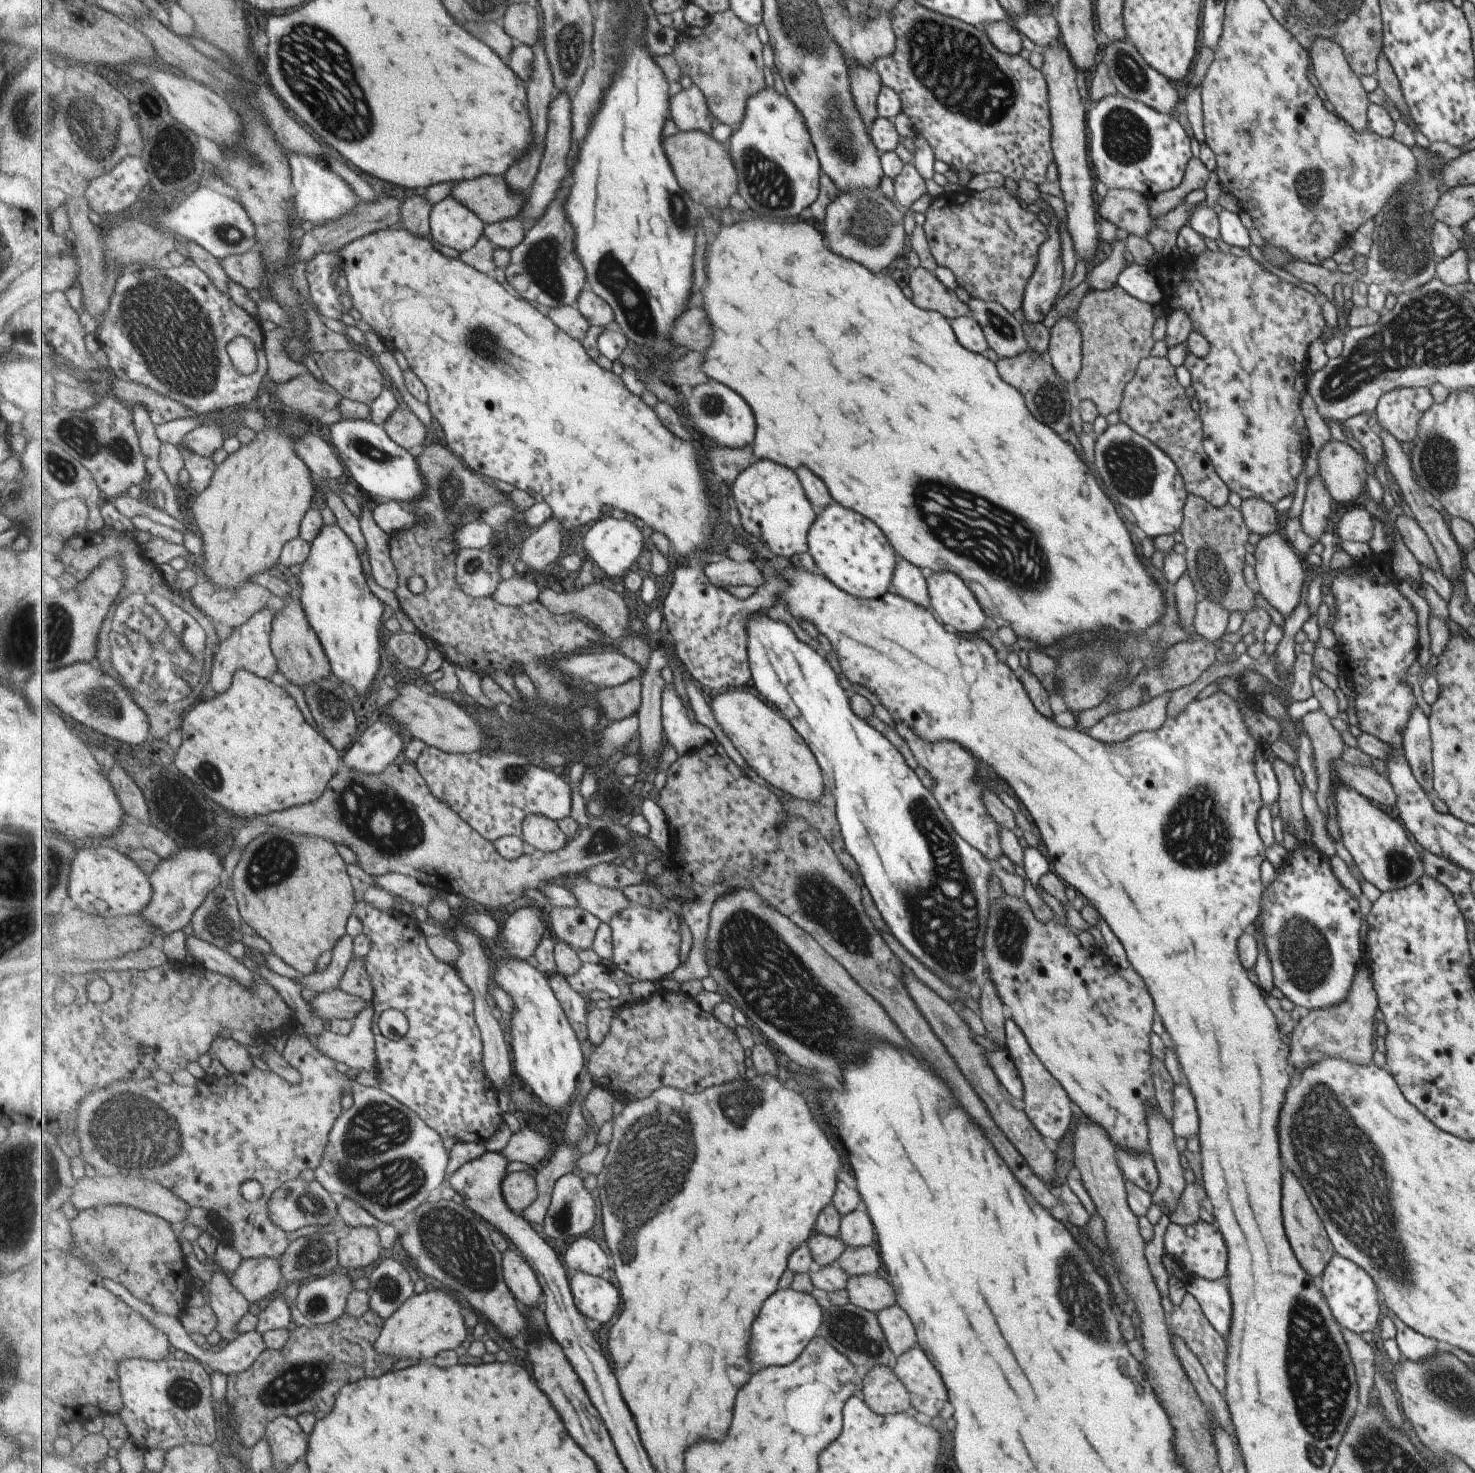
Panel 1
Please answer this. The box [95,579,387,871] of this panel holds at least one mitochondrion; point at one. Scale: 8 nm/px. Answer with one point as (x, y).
(147, 665)

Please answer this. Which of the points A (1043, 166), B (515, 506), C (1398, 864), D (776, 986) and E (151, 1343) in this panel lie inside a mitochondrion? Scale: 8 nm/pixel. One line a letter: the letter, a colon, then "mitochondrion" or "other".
A: other
B: other
C: mitochondrion
D: mitochondrion
E: other

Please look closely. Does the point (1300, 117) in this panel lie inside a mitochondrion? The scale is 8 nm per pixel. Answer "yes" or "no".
no

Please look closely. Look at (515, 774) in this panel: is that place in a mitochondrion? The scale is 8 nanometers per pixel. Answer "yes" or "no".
yes

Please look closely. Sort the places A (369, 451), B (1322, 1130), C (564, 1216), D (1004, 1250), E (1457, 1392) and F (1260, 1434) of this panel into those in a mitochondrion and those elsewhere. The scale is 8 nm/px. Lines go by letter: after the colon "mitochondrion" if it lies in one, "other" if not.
A: mitochondrion
B: mitochondrion
C: mitochondrion
D: other
E: mitochondrion
F: other

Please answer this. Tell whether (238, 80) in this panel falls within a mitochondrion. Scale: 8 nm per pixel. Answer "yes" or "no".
no

